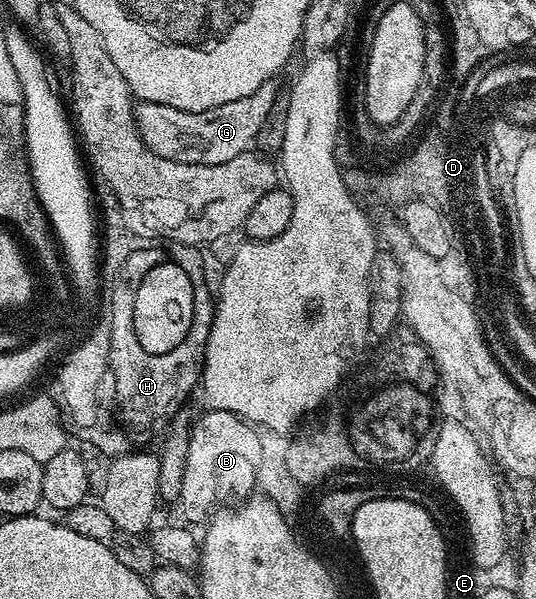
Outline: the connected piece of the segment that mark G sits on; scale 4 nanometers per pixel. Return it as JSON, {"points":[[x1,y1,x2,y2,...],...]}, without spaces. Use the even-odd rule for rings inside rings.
{"points":[[278,77,270,78,257,92,249,92,249,96,241,96,241,100,229,100,204,110,182,110,169,108,169,104,136,101,135,127,143,143,157,152,157,156,165,156,165,160,206,166,225,164,225,160,233,160,233,156,248,153,255,146,255,137,261,132,261,124,265,124,265,116,275,109,280,97,279,81]]}

